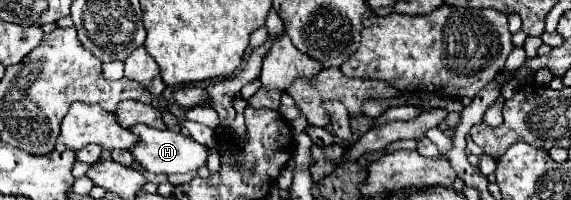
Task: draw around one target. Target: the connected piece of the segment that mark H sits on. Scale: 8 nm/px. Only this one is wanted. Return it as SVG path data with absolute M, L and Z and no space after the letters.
M137 124L131 128L131 132L139 138L135 146L129 148L133 160L147 172L153 174L185 174L191 170L197 170L205 166L207 158L207 148L193 138L185 138L181 132L171 132L171 130L155 130L145 124Z

